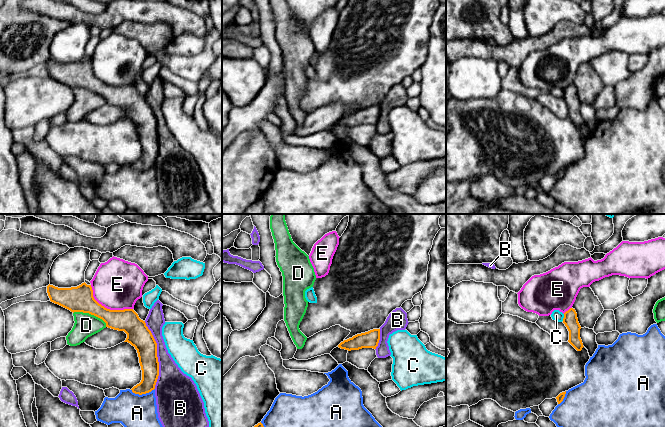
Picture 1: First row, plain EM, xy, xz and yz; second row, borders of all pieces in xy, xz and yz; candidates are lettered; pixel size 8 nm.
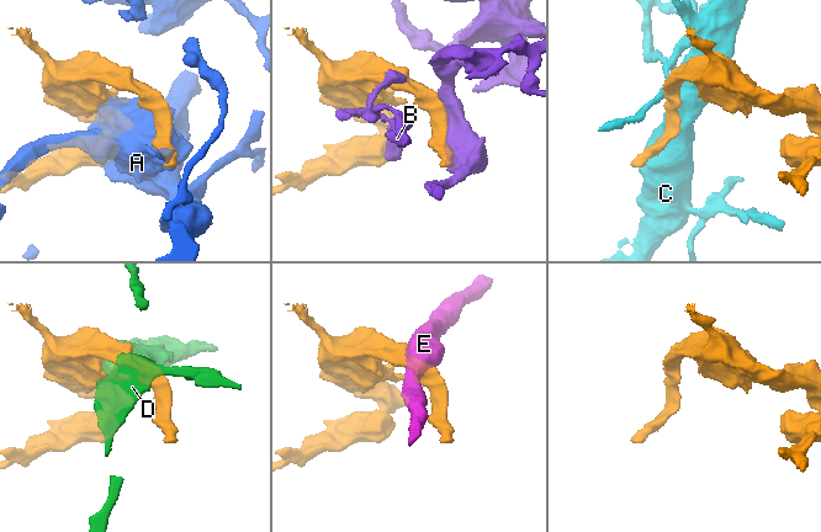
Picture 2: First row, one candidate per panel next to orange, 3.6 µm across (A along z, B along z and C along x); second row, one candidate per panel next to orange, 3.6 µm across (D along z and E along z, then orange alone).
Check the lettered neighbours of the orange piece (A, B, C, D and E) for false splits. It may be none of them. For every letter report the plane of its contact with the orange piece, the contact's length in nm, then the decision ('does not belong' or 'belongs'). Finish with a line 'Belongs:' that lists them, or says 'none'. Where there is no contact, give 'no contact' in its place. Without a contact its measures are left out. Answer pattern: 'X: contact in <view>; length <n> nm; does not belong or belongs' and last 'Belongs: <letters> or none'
A: contact in xy; length 190 nm; does not belong
B: contact in xy; length 550 nm; belongs
C: contact in yz; length 60 nm; does not belong
D: contact in xy; length 300 nm; does not belong
E: contact in xy; length 400 nm; does not belong
Belongs: B

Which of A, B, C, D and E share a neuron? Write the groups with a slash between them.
A / B / C / D / E

